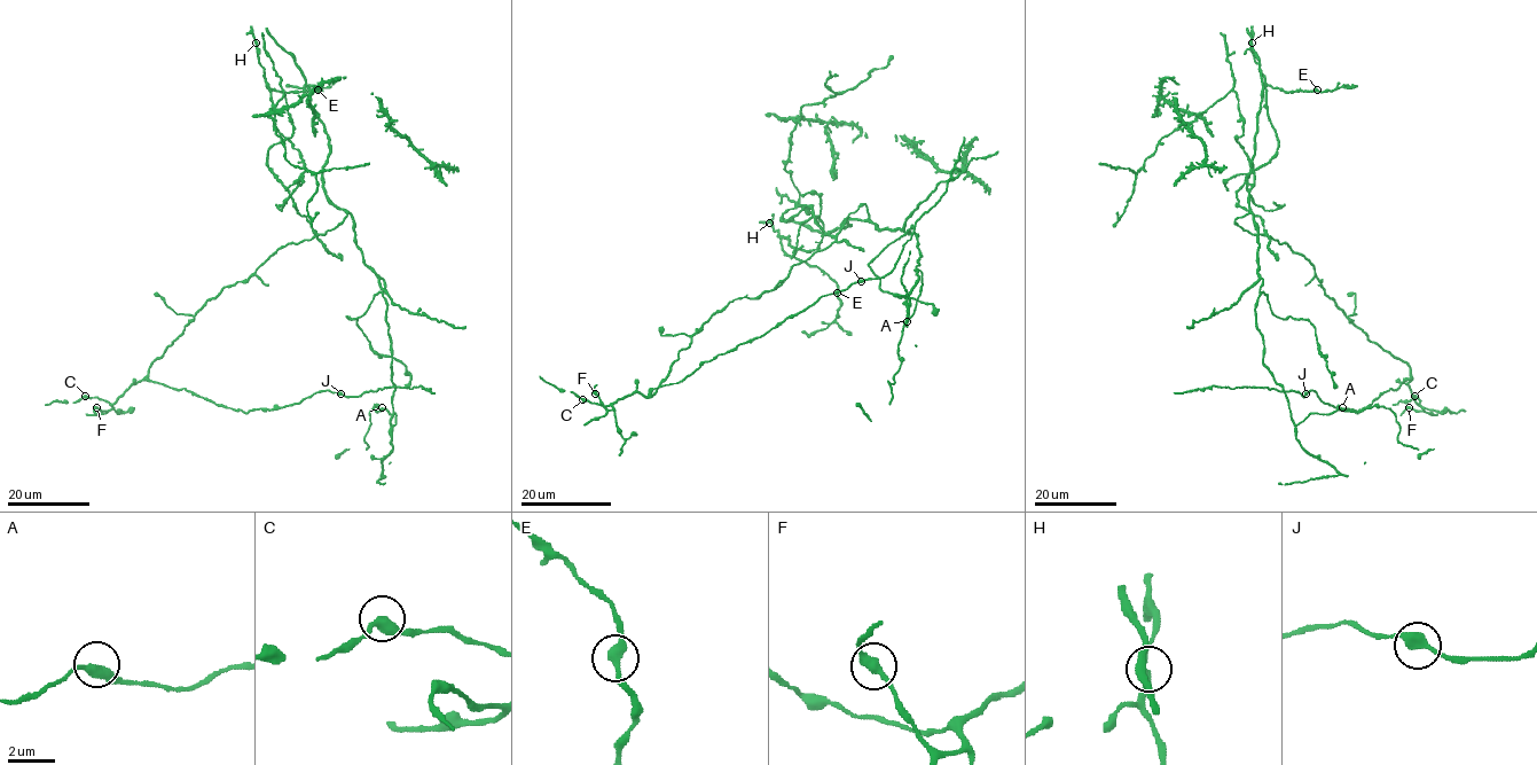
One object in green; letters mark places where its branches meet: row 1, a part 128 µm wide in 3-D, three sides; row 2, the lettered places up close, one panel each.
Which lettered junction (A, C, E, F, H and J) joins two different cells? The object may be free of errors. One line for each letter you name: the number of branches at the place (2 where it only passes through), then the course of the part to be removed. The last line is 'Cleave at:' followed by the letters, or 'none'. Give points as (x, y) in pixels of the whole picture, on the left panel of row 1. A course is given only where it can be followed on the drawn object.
Cleave at: none

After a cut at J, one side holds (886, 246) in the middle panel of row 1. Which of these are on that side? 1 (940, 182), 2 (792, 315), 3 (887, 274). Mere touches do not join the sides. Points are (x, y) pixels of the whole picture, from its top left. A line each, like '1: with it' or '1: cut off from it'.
1: with it
2: cut off from it
3: cut off from it

